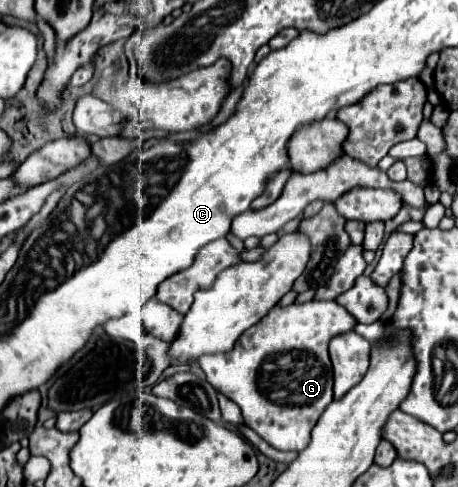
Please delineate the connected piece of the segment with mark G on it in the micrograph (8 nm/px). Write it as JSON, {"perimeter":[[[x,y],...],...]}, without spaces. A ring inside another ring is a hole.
{"perimeter":[[[314,299],[310,303],[292,303],[288,307],[276,305],[266,319],[258,321],[254,329],[248,329],[238,337],[238,345],[234,345],[230,353],[208,353],[206,357],[200,357],[198,363],[210,385],[240,407],[244,423],[264,441],[280,451],[302,451],[310,441],[310,431],[318,417],[334,399],[328,341],[338,333],[350,331],[354,323],[354,317],[336,301]]]}

